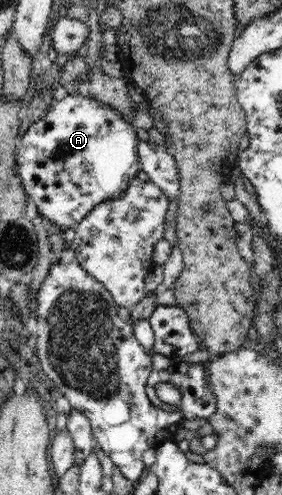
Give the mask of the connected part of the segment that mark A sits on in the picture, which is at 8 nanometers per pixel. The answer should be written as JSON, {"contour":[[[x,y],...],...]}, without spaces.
{"contour":[[[67,94],[60,101],[52,101],[47,110],[46,115],[34,122],[17,144],[16,171],[27,199],[34,201],[37,213],[65,232],[75,229],[98,203],[124,195],[124,191],[136,182],[136,174],[141,171],[137,150],[139,137],[134,126],[124,120],[118,110],[102,104],[90,94]]]}

